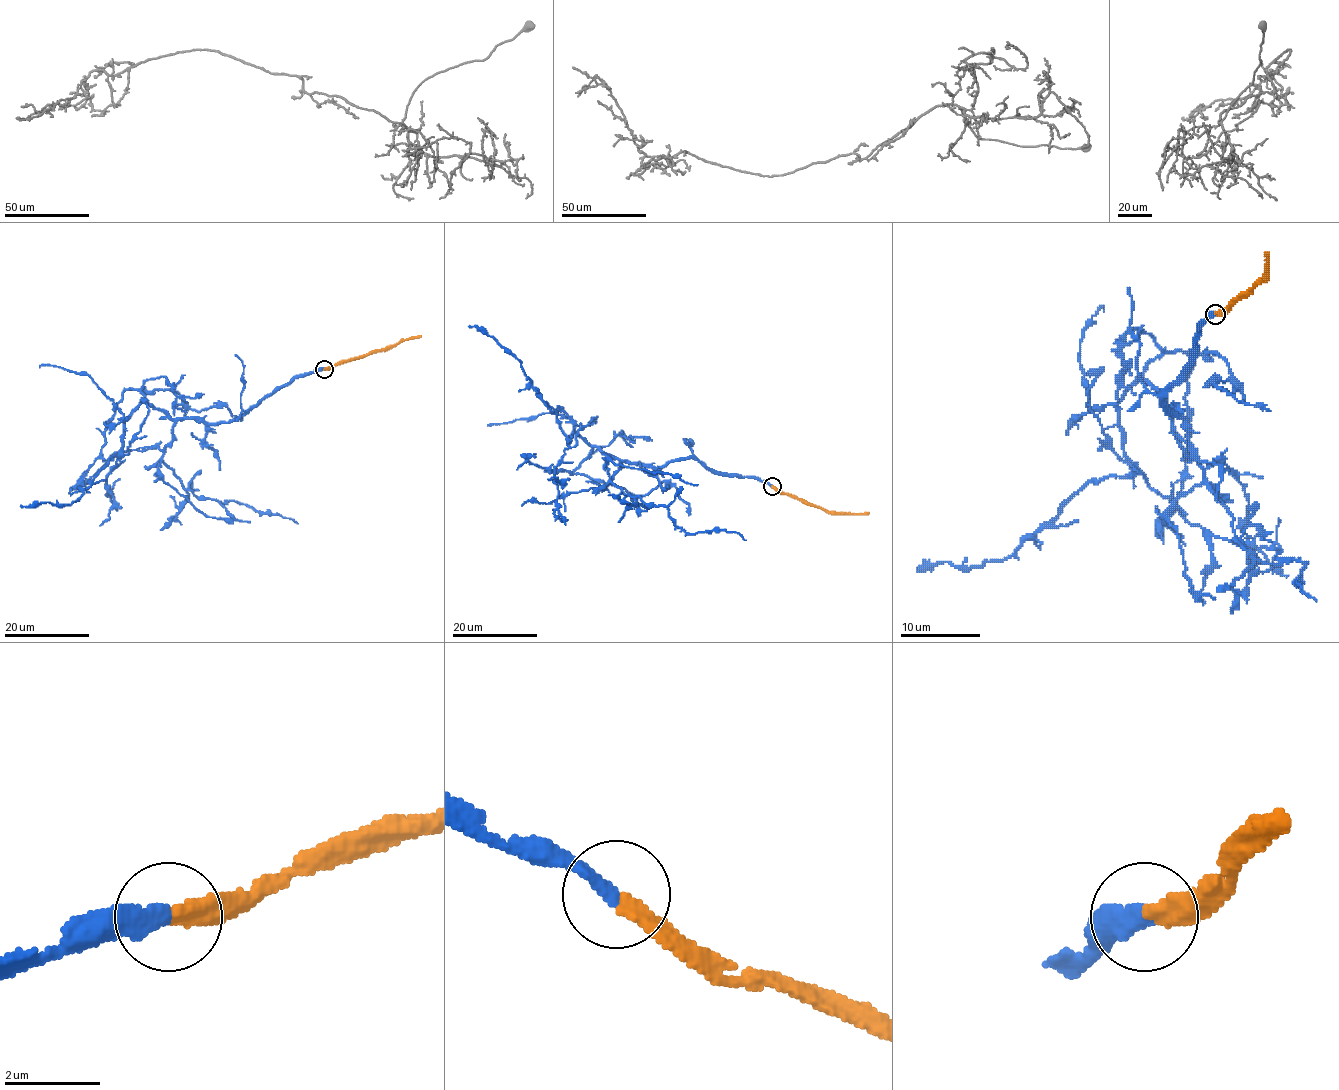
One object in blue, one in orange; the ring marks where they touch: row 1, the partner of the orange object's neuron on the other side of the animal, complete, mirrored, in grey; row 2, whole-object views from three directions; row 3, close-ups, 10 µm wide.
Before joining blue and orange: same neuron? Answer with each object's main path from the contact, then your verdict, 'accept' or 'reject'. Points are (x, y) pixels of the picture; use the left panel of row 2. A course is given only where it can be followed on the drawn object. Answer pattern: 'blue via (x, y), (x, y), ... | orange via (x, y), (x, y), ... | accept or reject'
blue via (324, 368), (294, 377), (227, 422), (172, 419), (143, 403), (126, 419), (122, 453), (77, 500), (20, 505) | orange via (324, 368), (421, 335) | accept

